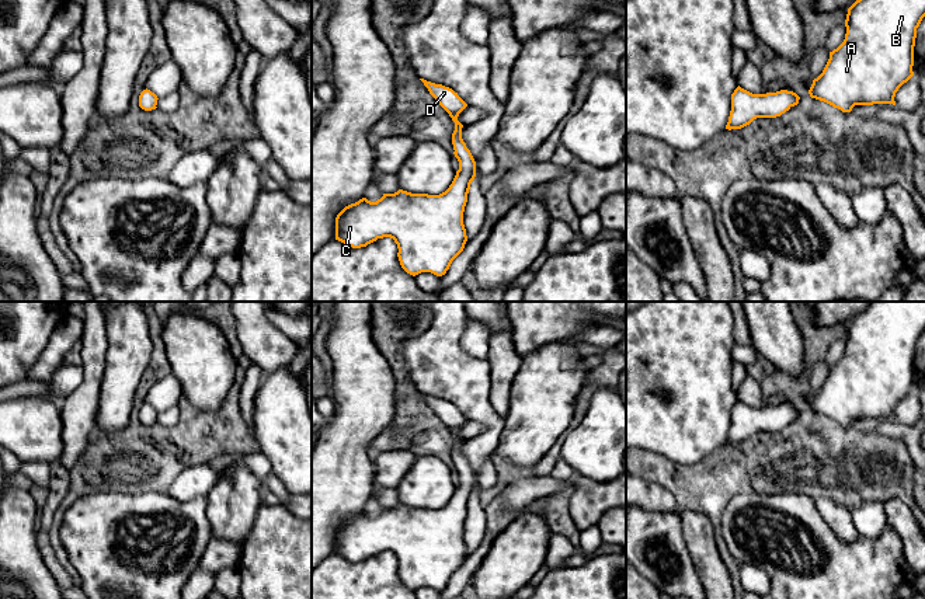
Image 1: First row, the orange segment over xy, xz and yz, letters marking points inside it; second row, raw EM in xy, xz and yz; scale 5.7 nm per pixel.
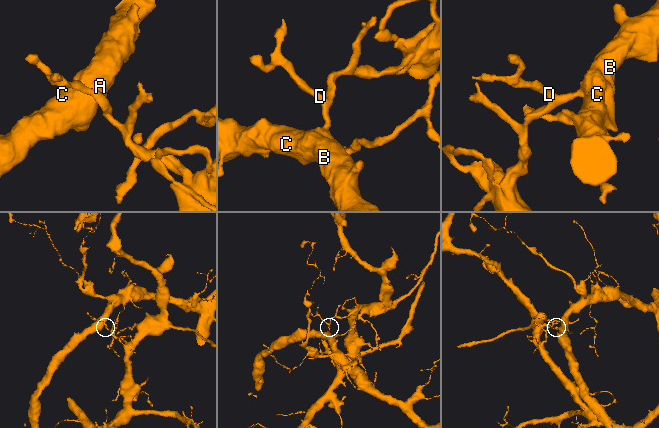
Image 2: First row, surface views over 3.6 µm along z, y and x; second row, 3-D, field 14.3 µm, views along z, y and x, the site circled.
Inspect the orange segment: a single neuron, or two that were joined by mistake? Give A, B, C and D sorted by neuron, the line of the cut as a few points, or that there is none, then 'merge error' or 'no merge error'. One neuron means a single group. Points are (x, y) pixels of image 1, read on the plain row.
A B C / D | xy (150, 406), (149, 415), (152, 422) | merge error

